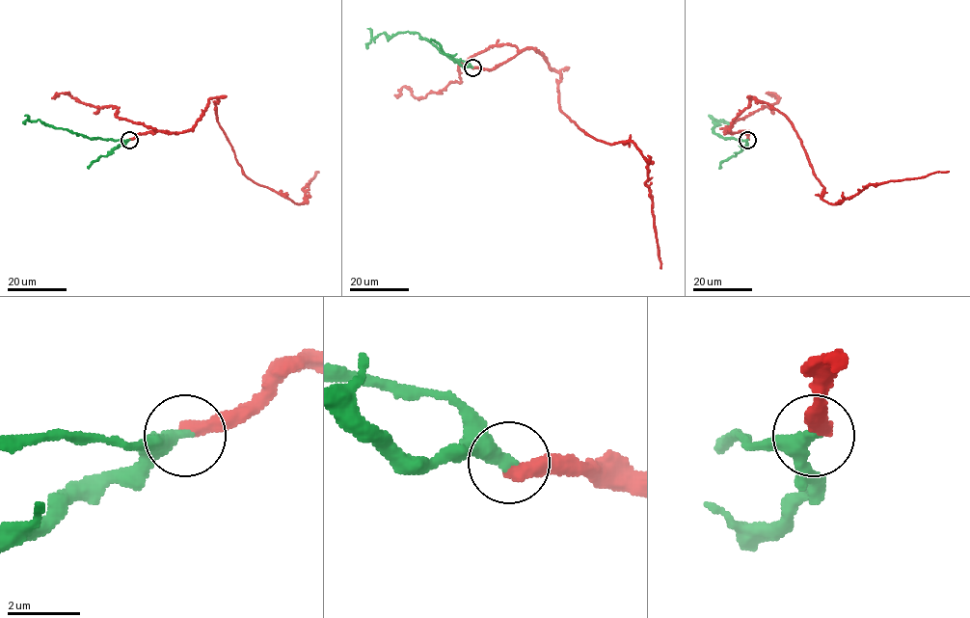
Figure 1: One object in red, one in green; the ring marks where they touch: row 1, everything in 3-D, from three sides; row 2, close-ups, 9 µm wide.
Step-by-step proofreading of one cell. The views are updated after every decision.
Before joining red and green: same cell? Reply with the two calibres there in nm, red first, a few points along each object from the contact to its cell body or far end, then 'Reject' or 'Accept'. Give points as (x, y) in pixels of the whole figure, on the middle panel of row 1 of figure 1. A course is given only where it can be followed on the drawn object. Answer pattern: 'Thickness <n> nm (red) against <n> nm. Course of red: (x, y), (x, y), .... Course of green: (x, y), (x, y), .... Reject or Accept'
Thickness 400 nm (red) against 400 nm. Course of red: (472, 67), (537, 51), (559, 73), (559, 108), (575, 123), (632, 142), (647, 163), (661, 268). Course of green: (472, 67), (467, 62), (446, 57), (417, 33), (397, 32), (389, 36), (380, 34), (370, 40), (367, 48). Accept

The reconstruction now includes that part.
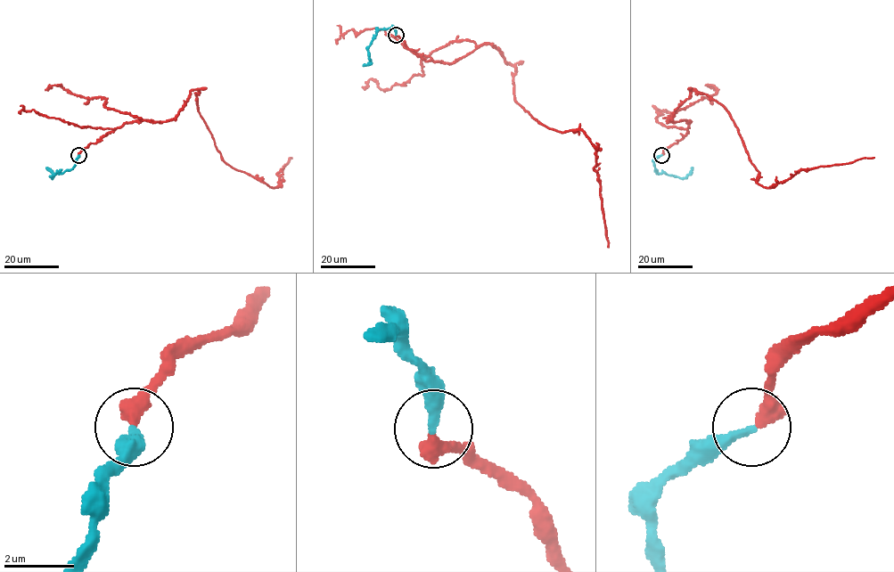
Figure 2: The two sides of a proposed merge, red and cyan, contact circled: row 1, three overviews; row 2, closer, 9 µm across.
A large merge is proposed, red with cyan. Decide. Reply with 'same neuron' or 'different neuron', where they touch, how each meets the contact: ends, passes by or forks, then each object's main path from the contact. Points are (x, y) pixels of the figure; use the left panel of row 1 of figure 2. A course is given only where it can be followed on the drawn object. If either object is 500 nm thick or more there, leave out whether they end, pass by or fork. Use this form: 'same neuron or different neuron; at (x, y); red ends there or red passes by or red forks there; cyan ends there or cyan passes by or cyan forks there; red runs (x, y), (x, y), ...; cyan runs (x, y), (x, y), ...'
same neuron; at (78, 155); red ends there; cyan ends there; red runs (79, 154), (125, 124), (171, 120), (197, 90), (197, 110), (231, 167), (275, 188), (276, 174), (291, 158); cyan runs (79, 154), (70, 169), (58, 173), (52, 178), (53, 175), (45, 167)

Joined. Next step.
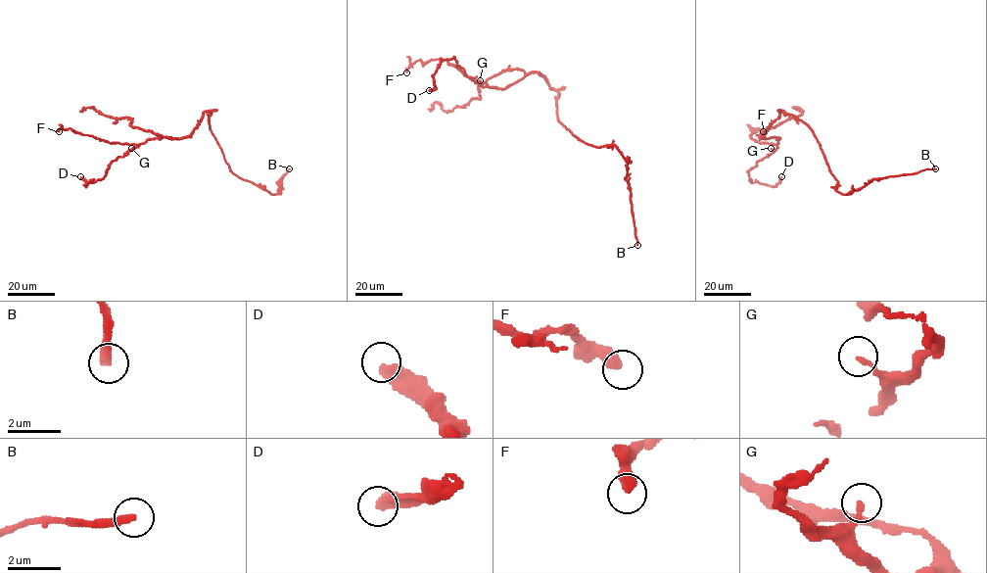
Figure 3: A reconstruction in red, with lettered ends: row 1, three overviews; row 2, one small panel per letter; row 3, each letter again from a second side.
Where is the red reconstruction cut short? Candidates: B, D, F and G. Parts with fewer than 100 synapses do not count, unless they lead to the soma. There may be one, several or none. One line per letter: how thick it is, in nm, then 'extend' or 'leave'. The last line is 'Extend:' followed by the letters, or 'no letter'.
B: 280 nm thick; extend
D: 480 nm thick; leave
F: 420 nm thick; leave
G: 190 nm thick; leave
Extend: B

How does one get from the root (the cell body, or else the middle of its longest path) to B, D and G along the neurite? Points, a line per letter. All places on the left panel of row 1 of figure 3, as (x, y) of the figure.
B: (209, 119), (209, 128), (229, 168), (240, 177), (275, 194), (279, 187), (276, 182), (289, 168)
D: (209, 119), (210, 112), (205, 111), (185, 137), (148, 139), (112, 162), (102, 178), (85, 186), (80, 176)
G: (209, 119), (210, 112), (205, 111), (189, 135), (148, 139), (131, 148)

